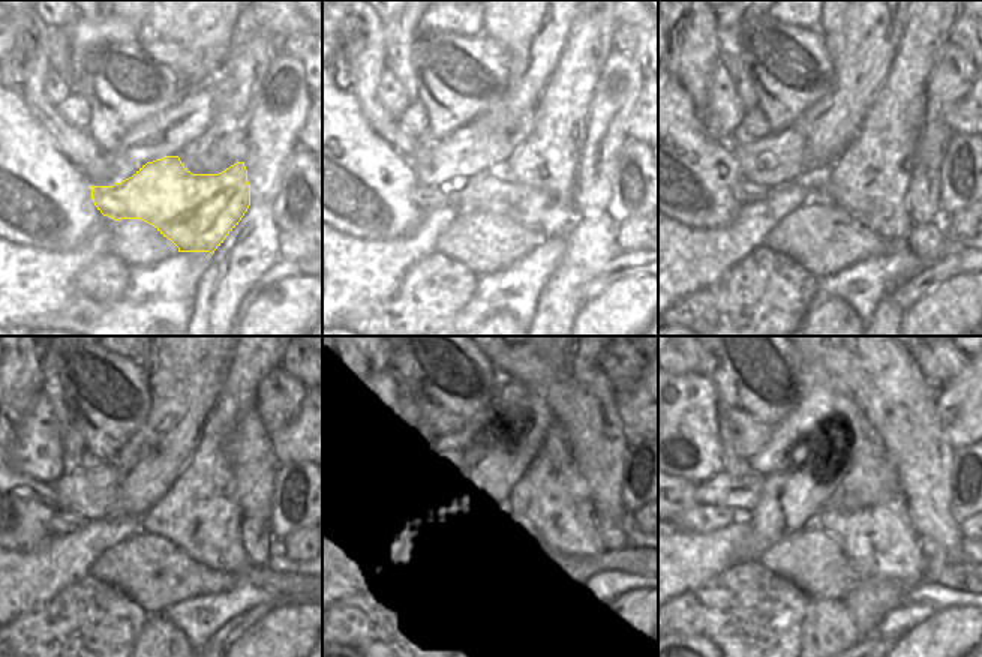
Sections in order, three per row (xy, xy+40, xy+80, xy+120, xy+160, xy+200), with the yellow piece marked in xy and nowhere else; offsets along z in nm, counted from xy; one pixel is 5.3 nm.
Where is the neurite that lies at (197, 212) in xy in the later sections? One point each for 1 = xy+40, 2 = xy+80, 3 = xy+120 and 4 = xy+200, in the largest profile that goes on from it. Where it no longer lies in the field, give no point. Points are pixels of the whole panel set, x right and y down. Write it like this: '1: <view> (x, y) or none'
1: xy+40 (490, 191)
2: xy+80 (745, 191)
3: xy+120 (69, 522)
4: xy+200 (736, 516)

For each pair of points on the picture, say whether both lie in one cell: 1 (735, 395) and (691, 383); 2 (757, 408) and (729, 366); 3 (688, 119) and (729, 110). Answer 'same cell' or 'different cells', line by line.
1: different cells
2: same cell
3: different cells

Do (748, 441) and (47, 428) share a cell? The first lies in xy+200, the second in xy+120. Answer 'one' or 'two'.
two

